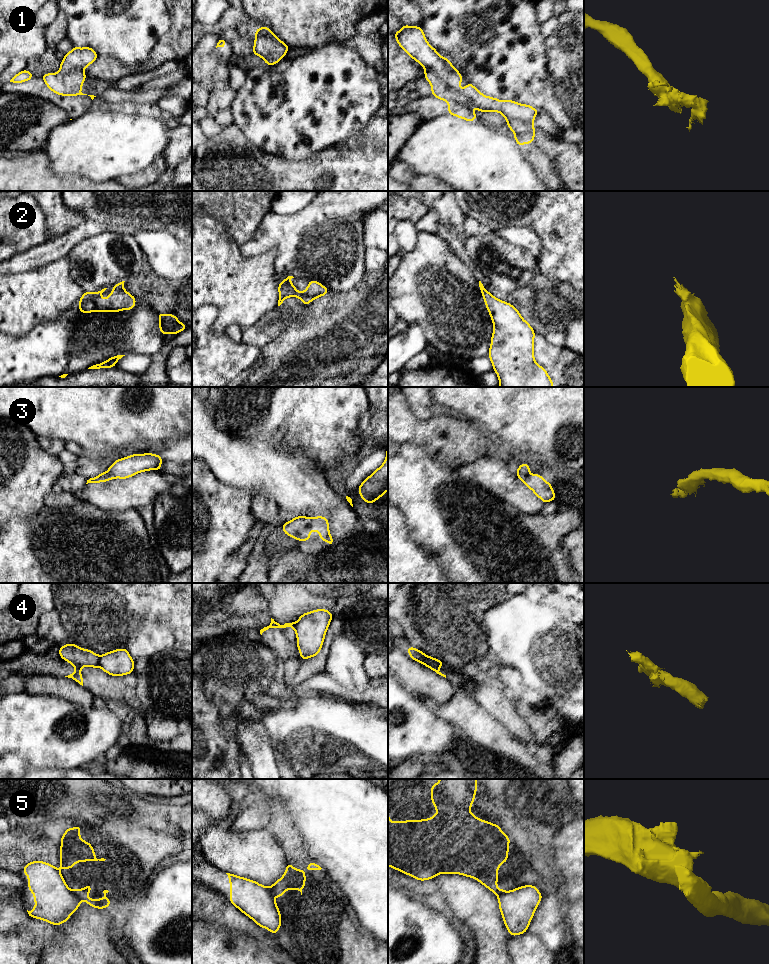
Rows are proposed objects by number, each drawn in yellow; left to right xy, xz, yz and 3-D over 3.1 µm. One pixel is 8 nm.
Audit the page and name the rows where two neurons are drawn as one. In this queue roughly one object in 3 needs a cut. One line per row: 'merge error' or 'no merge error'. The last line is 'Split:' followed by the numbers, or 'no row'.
1: no merge error
2: no merge error
3: no merge error
4: merge error
5: merge error
Split: 4, 5

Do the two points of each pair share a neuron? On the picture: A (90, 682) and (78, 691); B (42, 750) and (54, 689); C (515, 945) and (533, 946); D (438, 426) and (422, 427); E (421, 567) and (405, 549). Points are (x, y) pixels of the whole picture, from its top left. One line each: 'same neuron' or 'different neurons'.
A: different neurons
B: different neurons
C: same neuron
D: same neuron
E: same neuron

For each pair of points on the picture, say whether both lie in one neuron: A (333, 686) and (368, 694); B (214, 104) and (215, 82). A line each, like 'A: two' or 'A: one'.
A: one
B: two

